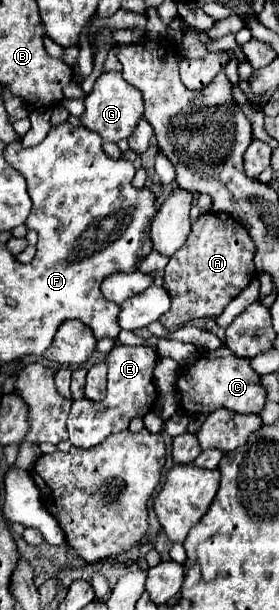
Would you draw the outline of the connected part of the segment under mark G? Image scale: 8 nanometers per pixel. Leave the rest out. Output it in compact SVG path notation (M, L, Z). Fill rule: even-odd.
M120 72L100 74L98 80L94 82L92 92L84 98L84 104L86 104L86 112L82 116L84 128L98 132L102 136L102 140L108 140L108 142L118 142L122 138L128 138L144 114L142 94L134 86L130 86L122 78Z

